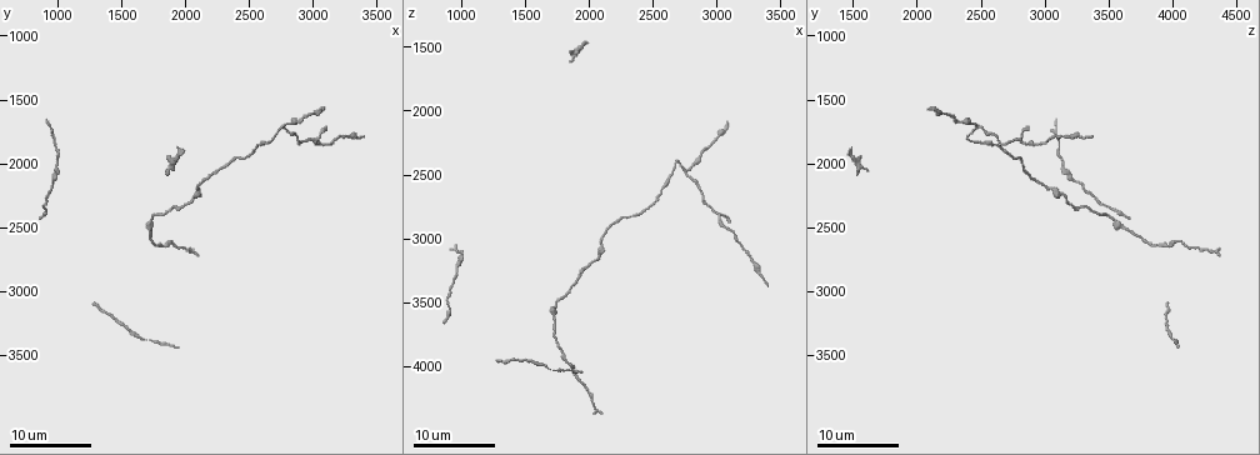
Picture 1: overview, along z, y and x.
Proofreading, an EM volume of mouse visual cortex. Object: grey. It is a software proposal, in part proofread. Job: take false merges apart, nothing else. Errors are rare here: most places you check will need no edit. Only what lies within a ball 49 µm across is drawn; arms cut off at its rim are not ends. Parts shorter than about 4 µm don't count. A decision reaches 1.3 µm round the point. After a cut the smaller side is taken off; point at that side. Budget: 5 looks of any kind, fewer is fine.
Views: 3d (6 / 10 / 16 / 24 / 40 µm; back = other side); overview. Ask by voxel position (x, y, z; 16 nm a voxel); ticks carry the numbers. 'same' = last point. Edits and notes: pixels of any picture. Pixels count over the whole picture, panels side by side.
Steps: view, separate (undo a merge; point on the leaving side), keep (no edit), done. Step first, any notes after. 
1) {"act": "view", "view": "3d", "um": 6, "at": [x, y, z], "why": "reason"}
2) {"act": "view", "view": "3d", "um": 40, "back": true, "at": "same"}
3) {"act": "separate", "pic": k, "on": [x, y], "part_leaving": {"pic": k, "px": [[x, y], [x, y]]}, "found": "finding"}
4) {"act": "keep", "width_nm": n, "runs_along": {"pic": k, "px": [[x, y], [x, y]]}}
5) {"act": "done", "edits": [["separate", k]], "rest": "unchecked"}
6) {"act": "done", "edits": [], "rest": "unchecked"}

{"act": "view", "view": "3d", "um": 24, "at": [2760, 1720, 2460], "why": "three arms meet"}

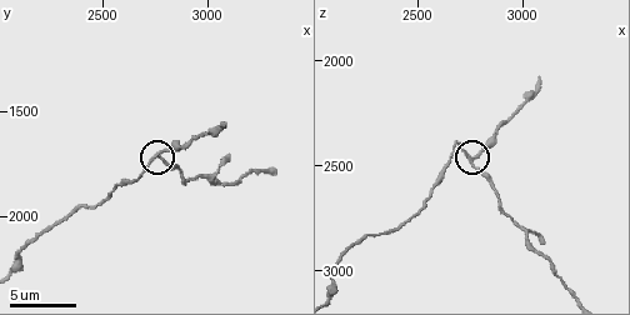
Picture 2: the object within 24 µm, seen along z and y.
{"act": "view", "view": "3d", "um": 10, "at": [2760, 1710, 2480]}

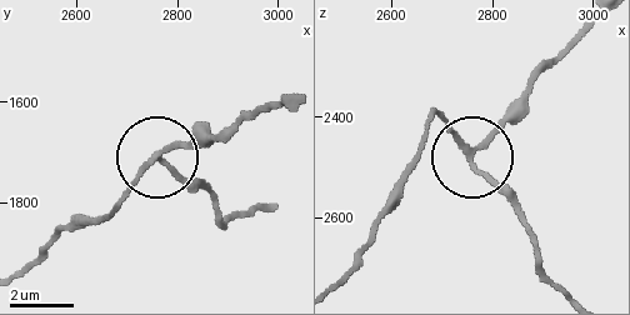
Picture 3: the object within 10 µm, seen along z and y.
{"act": "keep", "width_nm": 150, "found": "continuous, no second neuron"}

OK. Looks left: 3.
{"act": "view", "view": "3d", "um": 10, "at": [2990, 1830, 2800], "why": "three-way junction"}

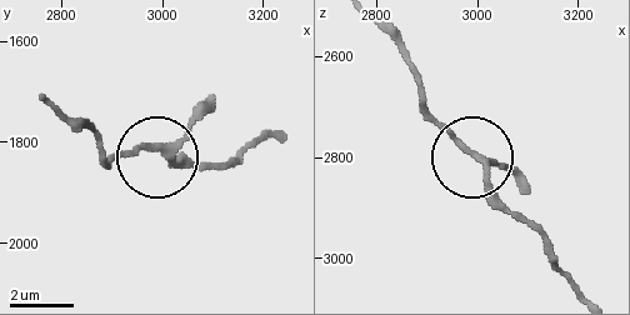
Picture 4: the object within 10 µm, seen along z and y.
{"act": "keep", "arms": 3, "runs_along": {"pic": 4, "px": [[54, 105], [110, 161], [143, 148], [168, 161], [205, 161]]}, "found": "all the same neuron"}

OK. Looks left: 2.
{"act": "view", "view": "3d", "um": 6, "at": [2110, 2260, 3100]}

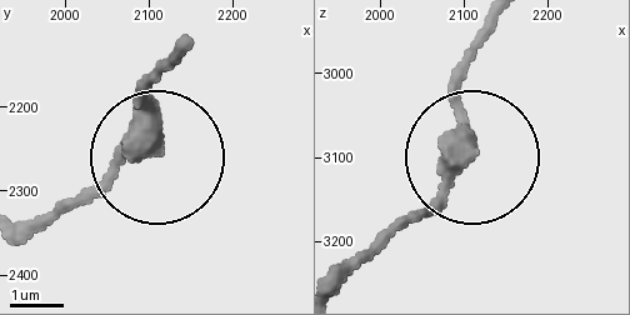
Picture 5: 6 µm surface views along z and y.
{"act": "view", "view": "3d", "um": 6, "back": true, "at": [2105, 2245, 3090]}

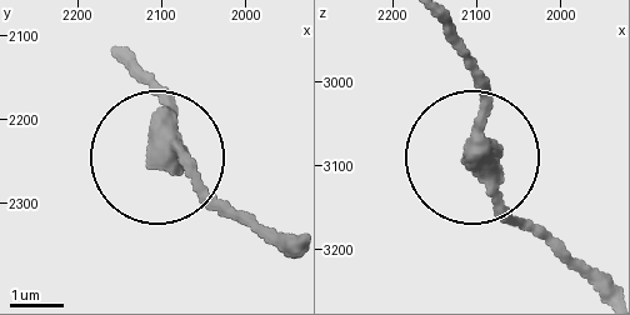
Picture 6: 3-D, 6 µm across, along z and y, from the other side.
{"act": "keep", "runs_along": {"pic": 6, "px": [[486, 158], [469, 54]]}, "found": "one neuron here"}

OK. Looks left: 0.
{"act": "done", "edits": [], "rest": "unchecked"}

